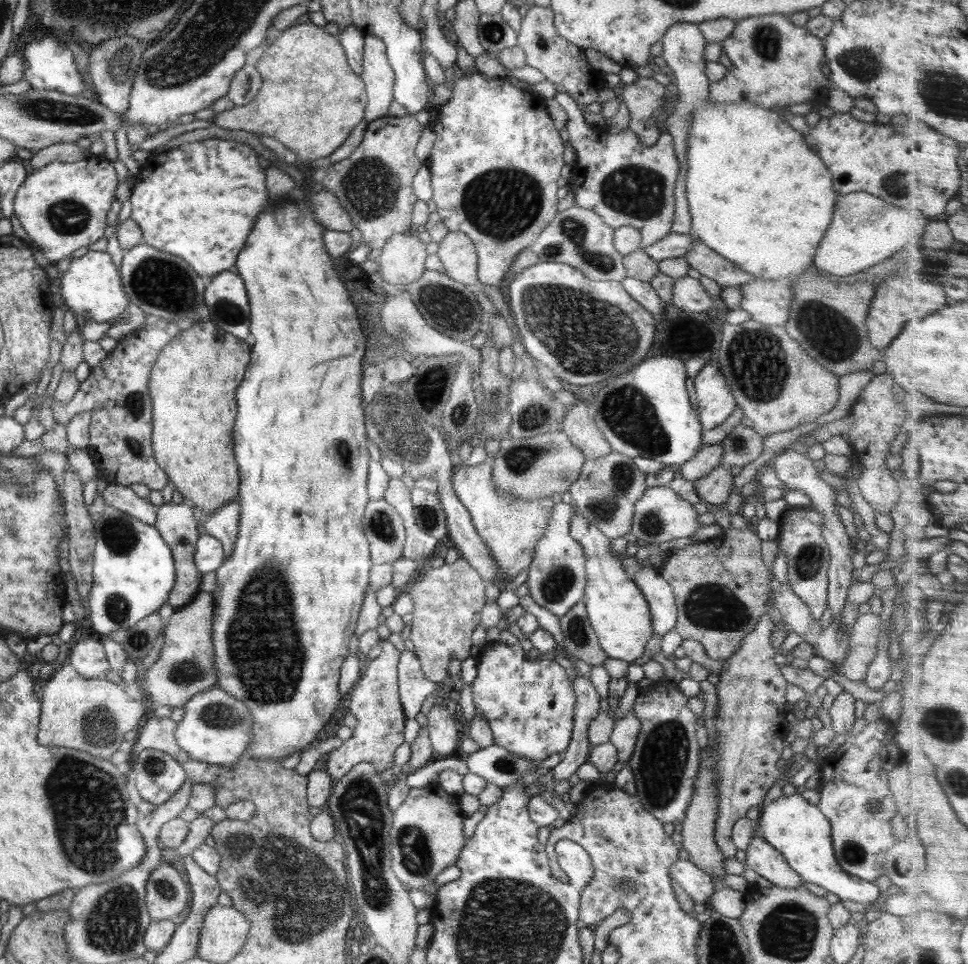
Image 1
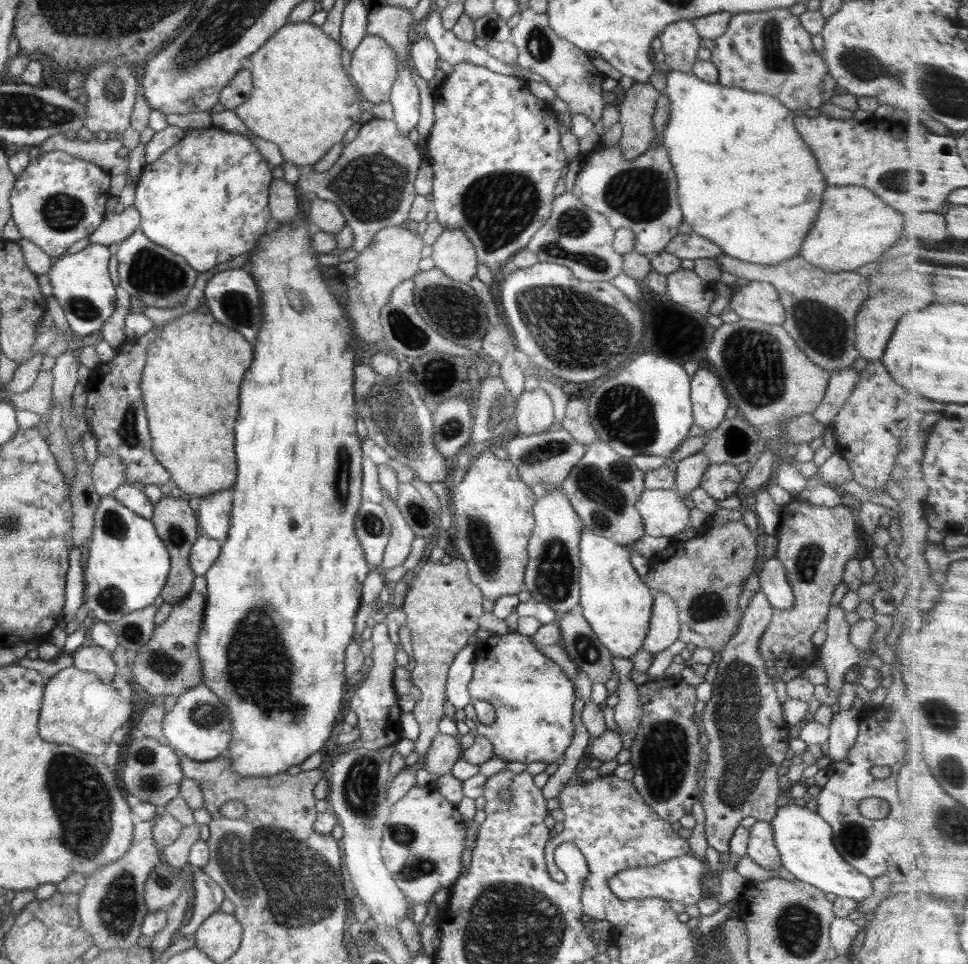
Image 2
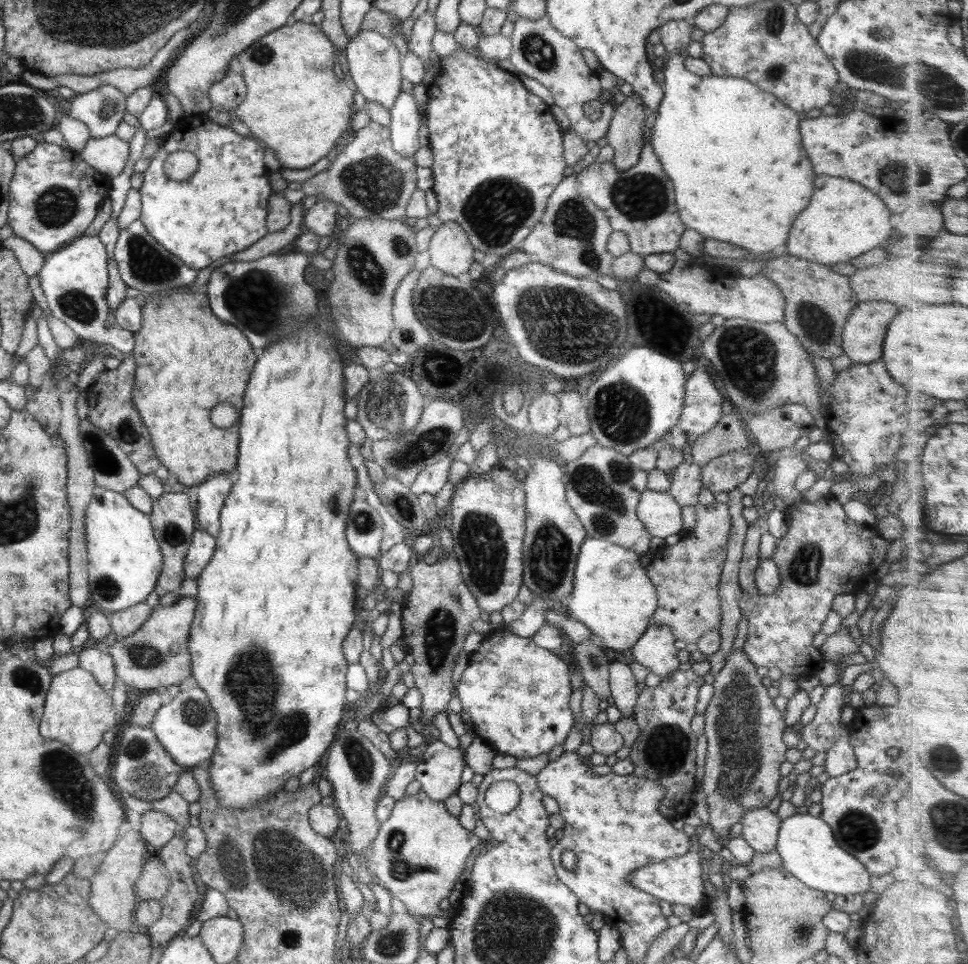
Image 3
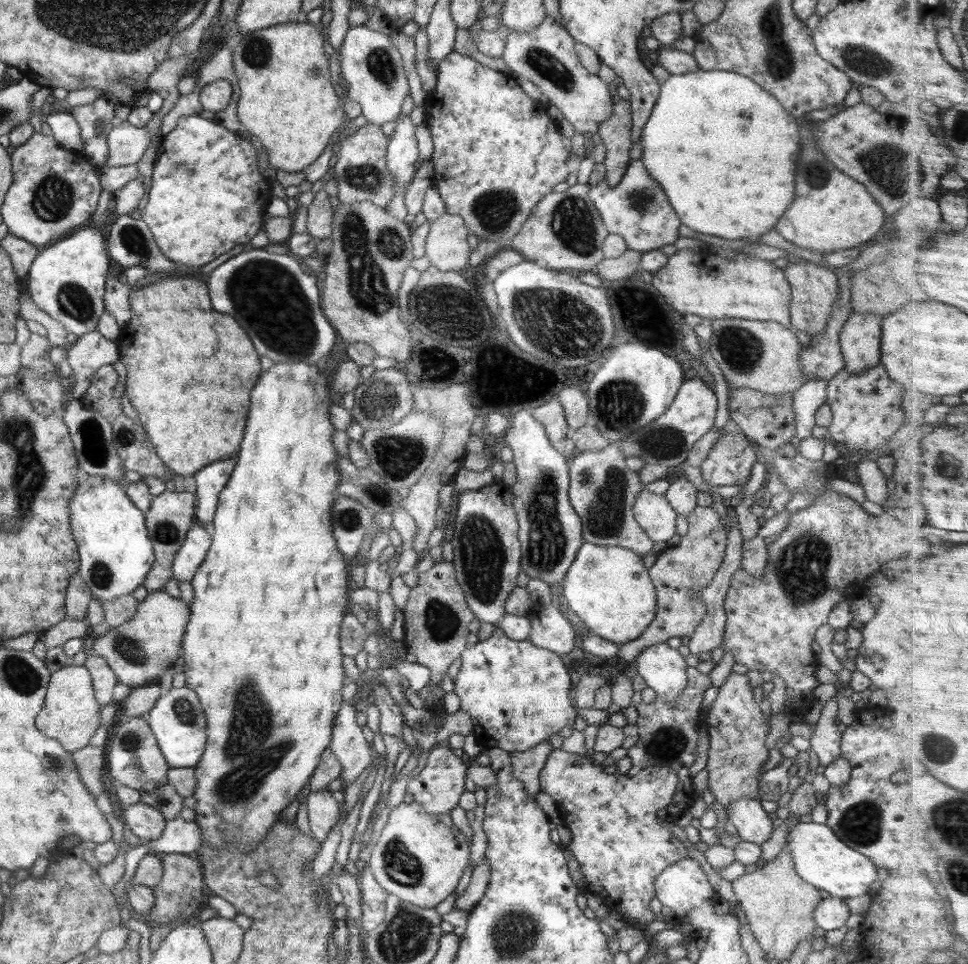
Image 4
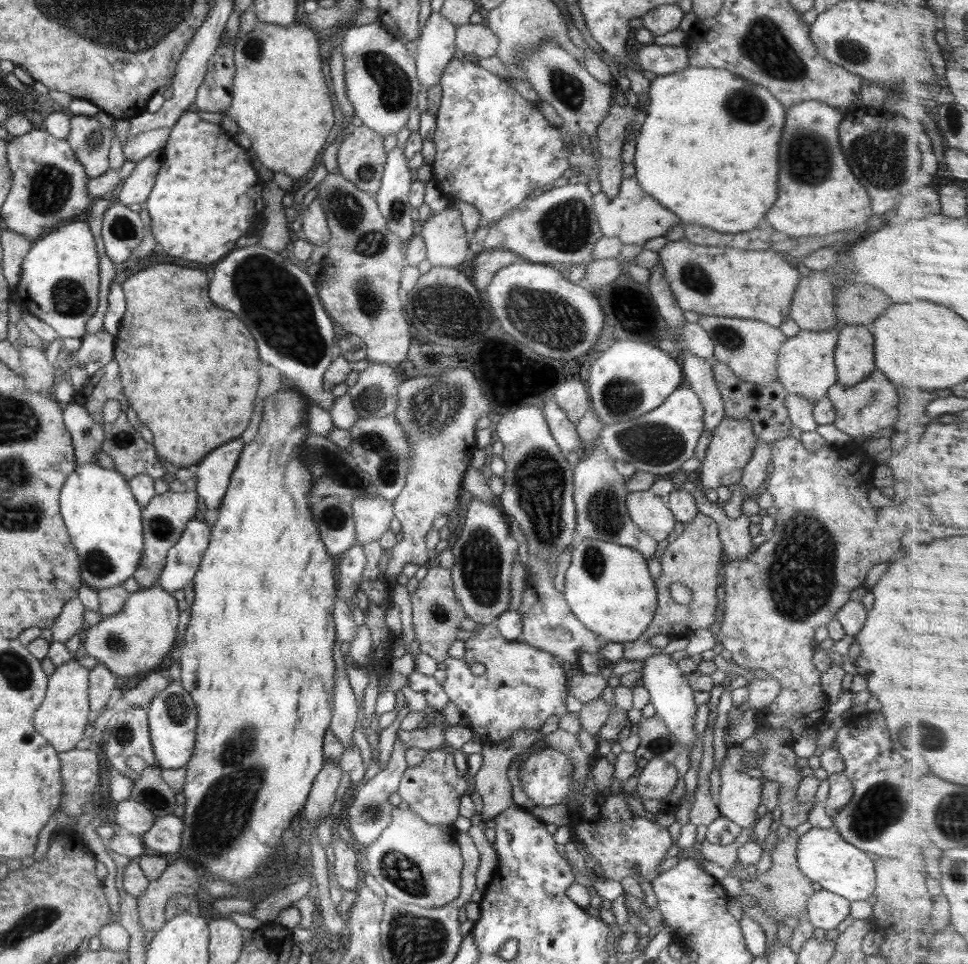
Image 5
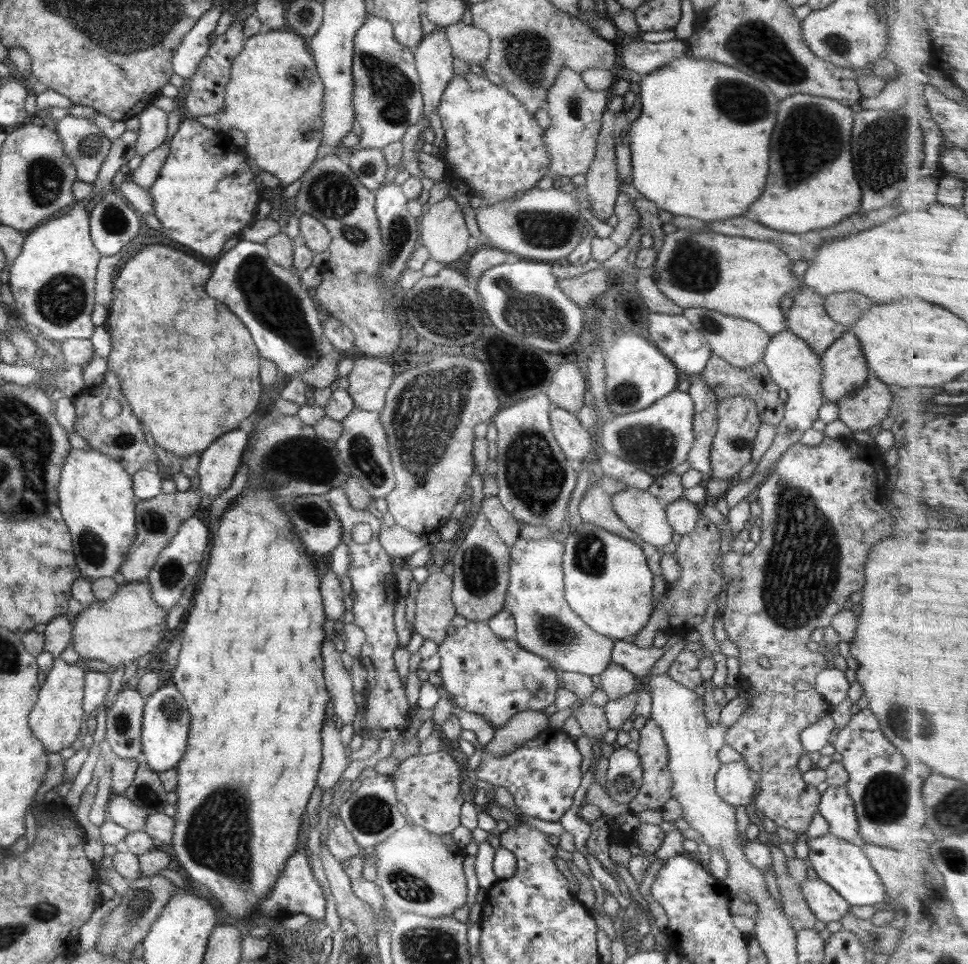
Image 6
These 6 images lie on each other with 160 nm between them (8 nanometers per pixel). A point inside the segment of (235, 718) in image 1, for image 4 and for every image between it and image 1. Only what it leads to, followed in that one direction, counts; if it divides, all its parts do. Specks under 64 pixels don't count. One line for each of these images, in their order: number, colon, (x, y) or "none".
2: (199, 726)
3: (185, 725)
4: (177, 719)

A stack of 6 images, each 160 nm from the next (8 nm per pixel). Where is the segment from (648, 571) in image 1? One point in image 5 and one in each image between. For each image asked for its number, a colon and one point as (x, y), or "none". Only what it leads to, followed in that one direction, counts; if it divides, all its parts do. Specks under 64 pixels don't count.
2: (663, 631)
3: (655, 649)
4: (663, 668)
5: (671, 695)

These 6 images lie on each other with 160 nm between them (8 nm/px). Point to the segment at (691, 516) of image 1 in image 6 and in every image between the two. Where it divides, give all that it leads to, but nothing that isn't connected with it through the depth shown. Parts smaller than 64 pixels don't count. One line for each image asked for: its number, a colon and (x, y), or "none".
2: (663, 512)
3: (662, 515)
4: (653, 512)
5: (650, 512)
6: (645, 515)

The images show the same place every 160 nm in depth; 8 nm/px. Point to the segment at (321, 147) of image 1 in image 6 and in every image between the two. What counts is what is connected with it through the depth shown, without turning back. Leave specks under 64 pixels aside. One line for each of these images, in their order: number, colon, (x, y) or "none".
2: (302, 99)
3: (296, 105)
4: (287, 101)
5: (281, 99)
6: (275, 96)

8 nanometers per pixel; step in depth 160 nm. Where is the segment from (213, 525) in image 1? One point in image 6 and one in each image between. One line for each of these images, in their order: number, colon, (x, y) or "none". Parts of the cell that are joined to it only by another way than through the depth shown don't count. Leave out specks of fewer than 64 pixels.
2: (214, 513)
3: (212, 493)
4: (210, 480)
5: (213, 475)
6: (219, 463)

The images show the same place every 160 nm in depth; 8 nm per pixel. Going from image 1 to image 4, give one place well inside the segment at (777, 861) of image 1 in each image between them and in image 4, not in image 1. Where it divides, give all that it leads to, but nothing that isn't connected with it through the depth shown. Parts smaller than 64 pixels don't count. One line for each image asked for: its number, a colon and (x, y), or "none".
2: (761, 848)
3: (761, 827)
4: (753, 824)

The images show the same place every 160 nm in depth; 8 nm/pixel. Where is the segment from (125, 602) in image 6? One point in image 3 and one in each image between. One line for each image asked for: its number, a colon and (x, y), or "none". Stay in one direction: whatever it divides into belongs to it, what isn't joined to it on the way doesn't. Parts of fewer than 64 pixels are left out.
3: (157, 654)
4: (140, 651)
5: (136, 640)

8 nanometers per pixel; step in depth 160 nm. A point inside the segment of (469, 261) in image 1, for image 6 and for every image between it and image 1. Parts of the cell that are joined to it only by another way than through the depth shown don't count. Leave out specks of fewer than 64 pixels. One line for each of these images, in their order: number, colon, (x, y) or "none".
2: (453, 253)
3: (450, 251)
4: (446, 246)
5: (446, 240)
6: (443, 230)

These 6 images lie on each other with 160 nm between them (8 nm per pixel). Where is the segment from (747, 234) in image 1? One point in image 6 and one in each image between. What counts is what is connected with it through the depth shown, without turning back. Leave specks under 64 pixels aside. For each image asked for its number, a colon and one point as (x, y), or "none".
2: (746, 180)
3: (733, 151)
4: (707, 128)
5: (708, 149)
6: (700, 146)

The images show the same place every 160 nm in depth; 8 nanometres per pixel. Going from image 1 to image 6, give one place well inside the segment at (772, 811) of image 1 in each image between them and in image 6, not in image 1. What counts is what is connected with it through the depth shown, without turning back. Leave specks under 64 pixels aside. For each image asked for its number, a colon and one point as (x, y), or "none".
2: (804, 840)
3: (809, 852)
4: (820, 858)
5: (823, 856)
6: (844, 866)

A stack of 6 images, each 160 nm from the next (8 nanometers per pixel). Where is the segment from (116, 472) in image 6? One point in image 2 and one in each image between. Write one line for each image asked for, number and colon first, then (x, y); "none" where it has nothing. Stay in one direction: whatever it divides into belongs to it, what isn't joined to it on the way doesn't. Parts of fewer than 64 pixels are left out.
2: (126, 565)
3: (124, 559)
4: (115, 551)
5: (104, 521)

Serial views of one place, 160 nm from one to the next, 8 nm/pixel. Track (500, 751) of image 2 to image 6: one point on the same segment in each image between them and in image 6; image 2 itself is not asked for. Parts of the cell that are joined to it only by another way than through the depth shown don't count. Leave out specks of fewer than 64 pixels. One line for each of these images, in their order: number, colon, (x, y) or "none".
3: (517, 693)
4: (516, 693)
5: (523, 686)
6: (496, 678)

